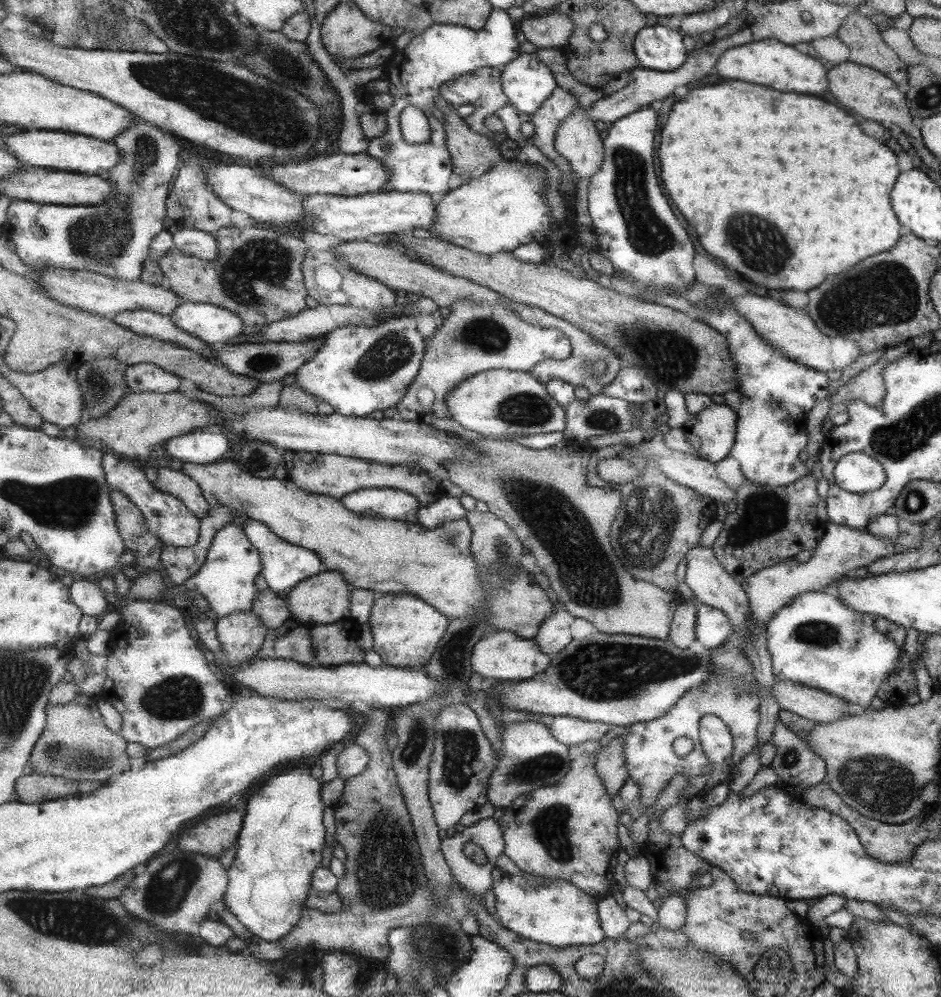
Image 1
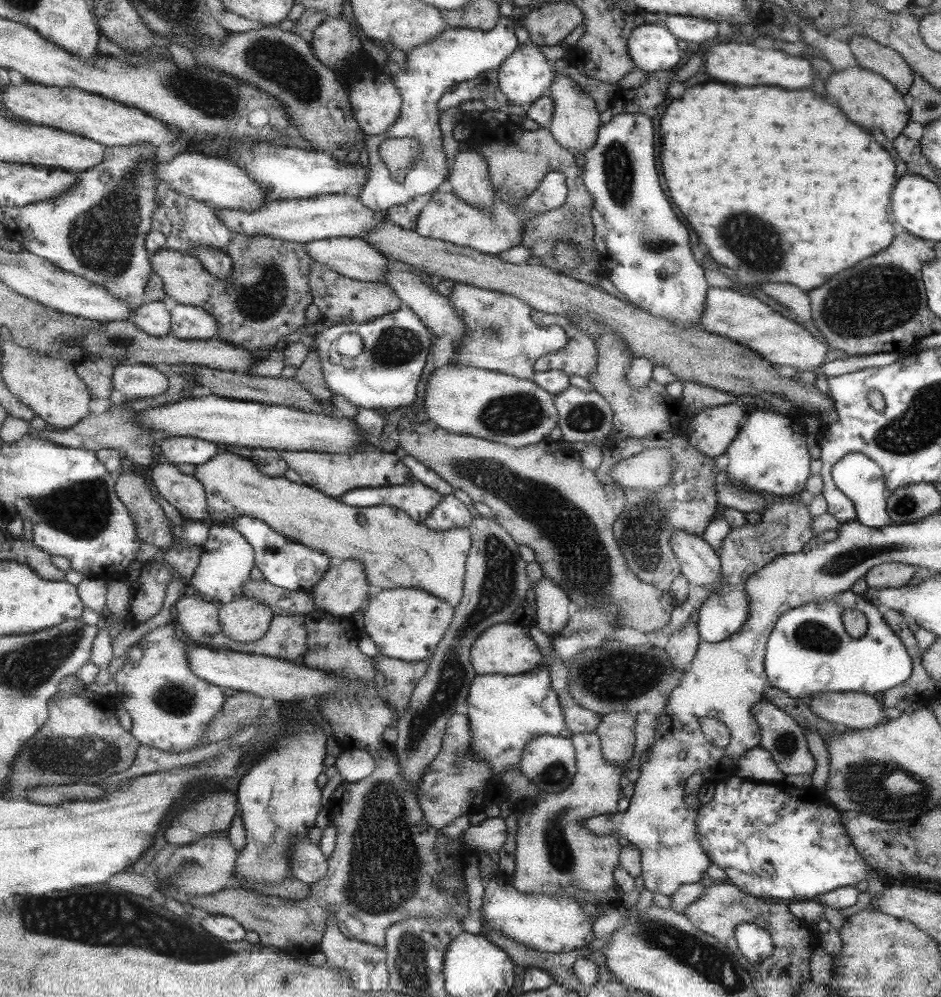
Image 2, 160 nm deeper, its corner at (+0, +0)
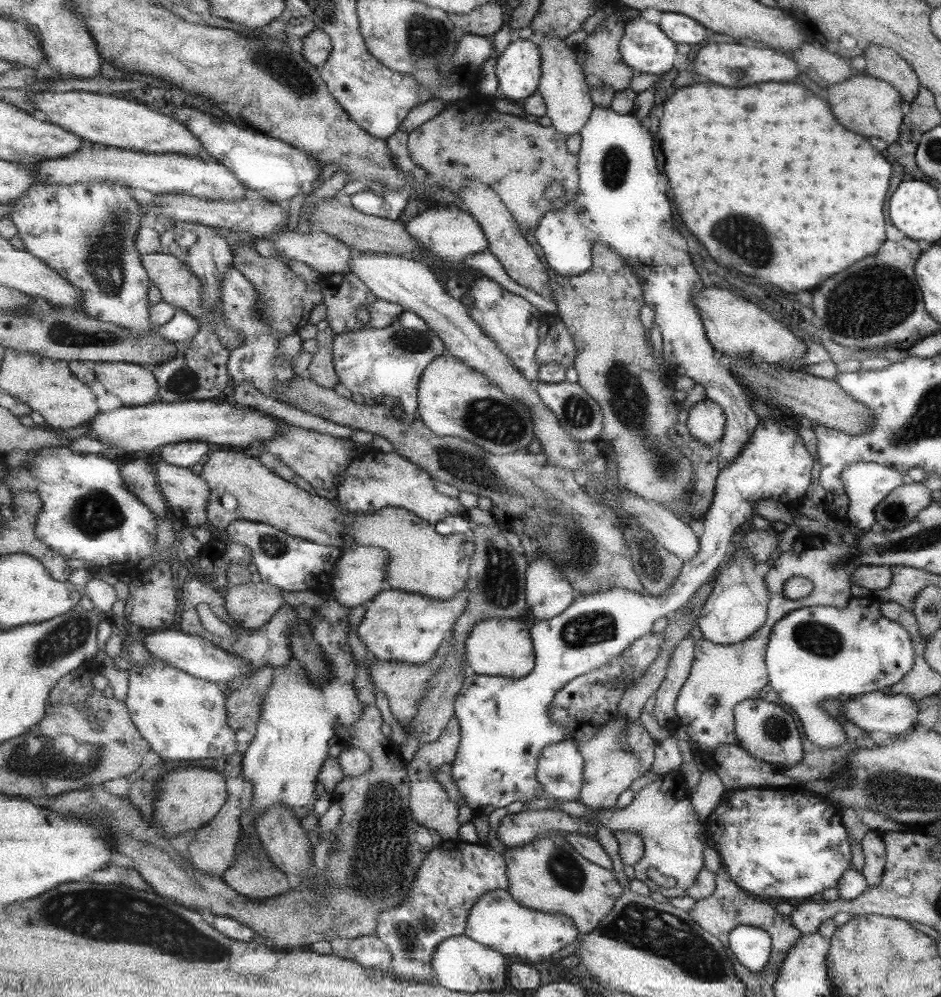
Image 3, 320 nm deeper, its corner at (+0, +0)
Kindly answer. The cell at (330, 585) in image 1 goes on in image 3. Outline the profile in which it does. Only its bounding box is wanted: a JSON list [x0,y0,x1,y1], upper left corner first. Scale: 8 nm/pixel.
[330,546,389,608]

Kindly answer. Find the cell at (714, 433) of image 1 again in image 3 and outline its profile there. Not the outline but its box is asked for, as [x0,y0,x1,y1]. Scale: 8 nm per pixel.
[685,398,726,445]

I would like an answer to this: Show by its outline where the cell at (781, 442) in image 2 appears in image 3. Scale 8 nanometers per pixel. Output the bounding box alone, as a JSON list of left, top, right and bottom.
[451,420,811,814]

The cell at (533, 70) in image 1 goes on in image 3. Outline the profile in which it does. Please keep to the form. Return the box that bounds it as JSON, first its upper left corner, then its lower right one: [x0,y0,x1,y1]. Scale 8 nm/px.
[497,37,542,100]

